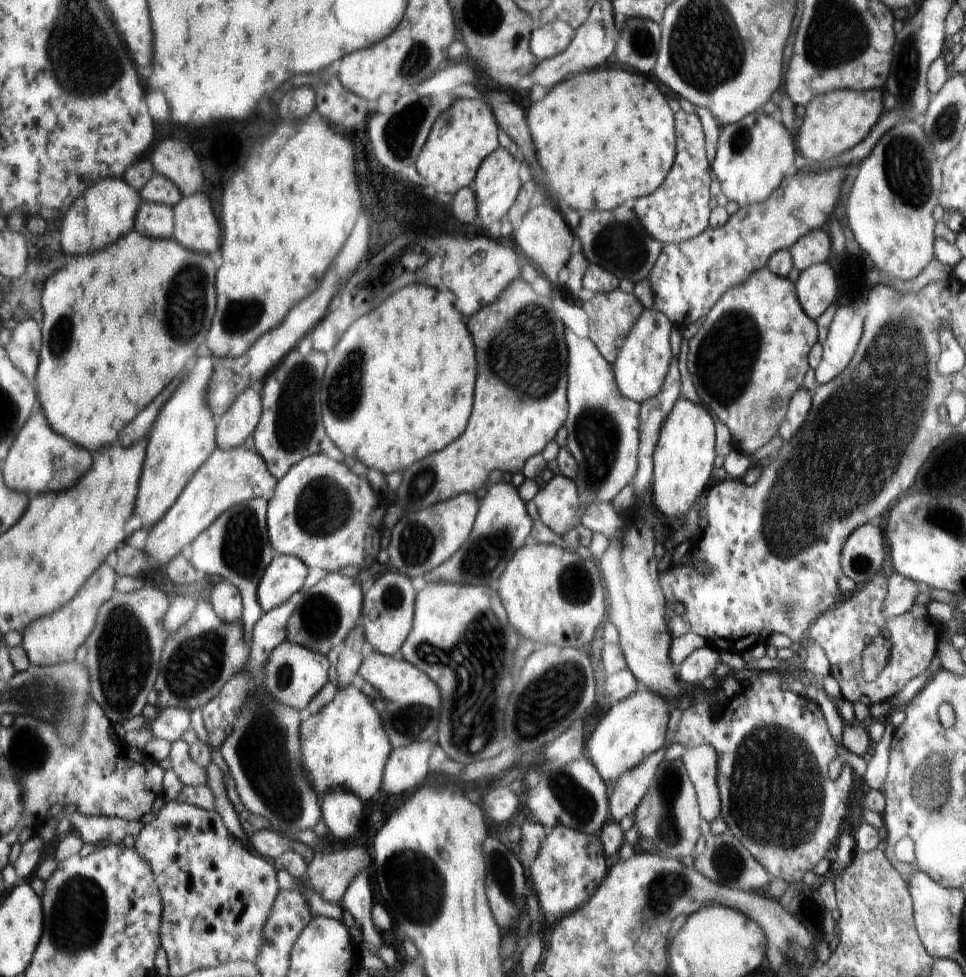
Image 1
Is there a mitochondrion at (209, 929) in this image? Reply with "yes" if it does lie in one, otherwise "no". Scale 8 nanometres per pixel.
no

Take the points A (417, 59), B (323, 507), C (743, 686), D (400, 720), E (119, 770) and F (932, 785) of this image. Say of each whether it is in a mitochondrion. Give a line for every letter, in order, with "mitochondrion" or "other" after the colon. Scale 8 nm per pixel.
A: mitochondrion
B: mitochondrion
C: other
D: mitochondrion
E: other
F: mitochondrion

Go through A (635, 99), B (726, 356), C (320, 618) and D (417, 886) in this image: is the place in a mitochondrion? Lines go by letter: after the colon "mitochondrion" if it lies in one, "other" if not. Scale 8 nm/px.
A: other
B: mitochondrion
C: mitochondrion
D: mitochondrion

